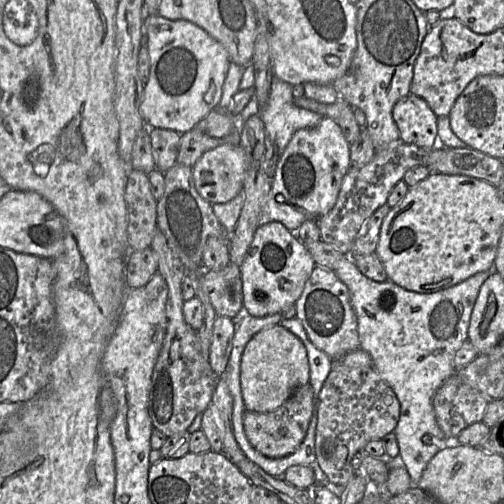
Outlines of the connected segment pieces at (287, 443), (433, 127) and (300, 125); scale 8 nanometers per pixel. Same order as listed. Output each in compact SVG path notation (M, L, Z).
M311 385L298 387L279 408L268 413L246 410L243 416L245 435L250 444L268 458L283 458L294 453L302 443L312 417L314 393Z
M409 94L400 99L393 108L393 119L399 129L400 140L424 149L433 149L438 142L438 116L421 97Z
M274 77L268 102L260 111L266 137L276 144L280 155L296 131L315 128L323 119L318 113L296 106L292 90L293 85Z

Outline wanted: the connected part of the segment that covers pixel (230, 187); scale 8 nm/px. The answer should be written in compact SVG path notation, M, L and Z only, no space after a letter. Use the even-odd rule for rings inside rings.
M224 144L203 153L192 167L197 192L211 205L227 203L243 189L248 157L240 145Z

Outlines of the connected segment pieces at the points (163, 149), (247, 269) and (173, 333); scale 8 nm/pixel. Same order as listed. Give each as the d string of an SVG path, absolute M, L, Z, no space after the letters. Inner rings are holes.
M150 128L152 150L156 169L167 172L177 163L181 134L168 129Z
M276 221L259 226L240 266L243 312L254 317L265 317L280 313L287 306L295 305L315 266L309 250L297 238L295 232Z
M157 230L152 240L151 248L158 261L158 272L163 276L168 287L166 302L167 329L161 350L156 360L149 389L148 411L153 427L160 430L166 437L187 431L194 418L203 413L211 404L212 395L216 387L217 376L209 363L208 358L202 354L198 333L184 320L182 298L182 280L186 275L186 268L181 260L170 249L165 236Z

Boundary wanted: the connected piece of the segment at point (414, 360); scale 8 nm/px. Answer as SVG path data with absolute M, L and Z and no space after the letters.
M344 256L335 268L338 278L347 286L351 305L357 317L357 329L360 348L367 352L373 363L373 368L387 382L400 402L400 417L393 433L396 436L399 455L407 469L412 486L420 481L418 470L423 463L426 465L440 451L434 444L425 445L422 436L430 434L437 439L445 440L446 447L462 445L457 438L447 438L439 427L433 408L433 397L438 388L457 370L454 366L454 356L468 339L468 329L474 305L481 285L495 269L478 272L468 279L452 287L432 293L417 293L406 290L391 281L376 282L364 276L356 267L350 256Z

